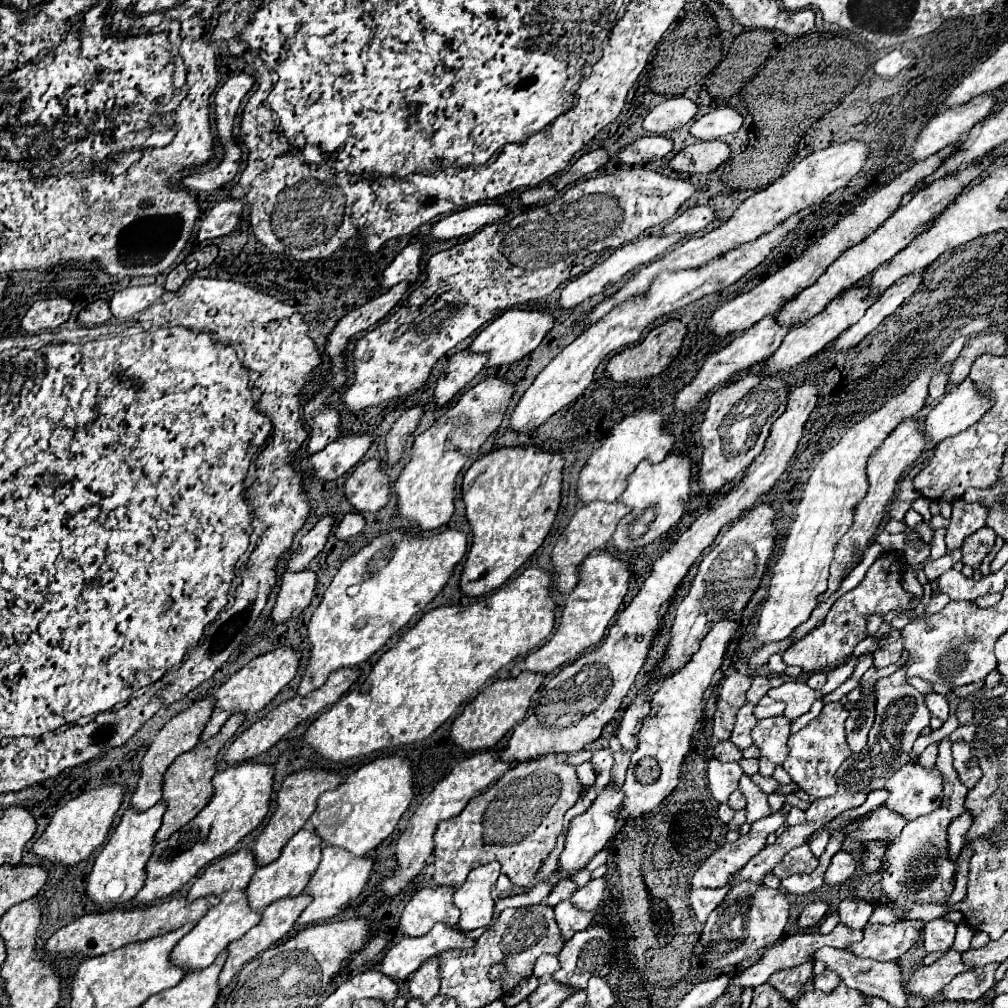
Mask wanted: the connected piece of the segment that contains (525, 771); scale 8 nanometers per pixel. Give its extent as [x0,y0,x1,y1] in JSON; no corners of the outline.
[434,754,582,886]

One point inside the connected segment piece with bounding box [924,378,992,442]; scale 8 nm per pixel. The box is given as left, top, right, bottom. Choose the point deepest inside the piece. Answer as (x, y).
(962, 406)

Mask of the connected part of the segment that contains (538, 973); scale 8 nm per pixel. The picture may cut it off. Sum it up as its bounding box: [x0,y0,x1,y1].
[534,954,558,978]

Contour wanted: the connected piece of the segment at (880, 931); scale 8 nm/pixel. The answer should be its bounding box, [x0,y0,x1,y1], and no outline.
[846,920,924,960]

